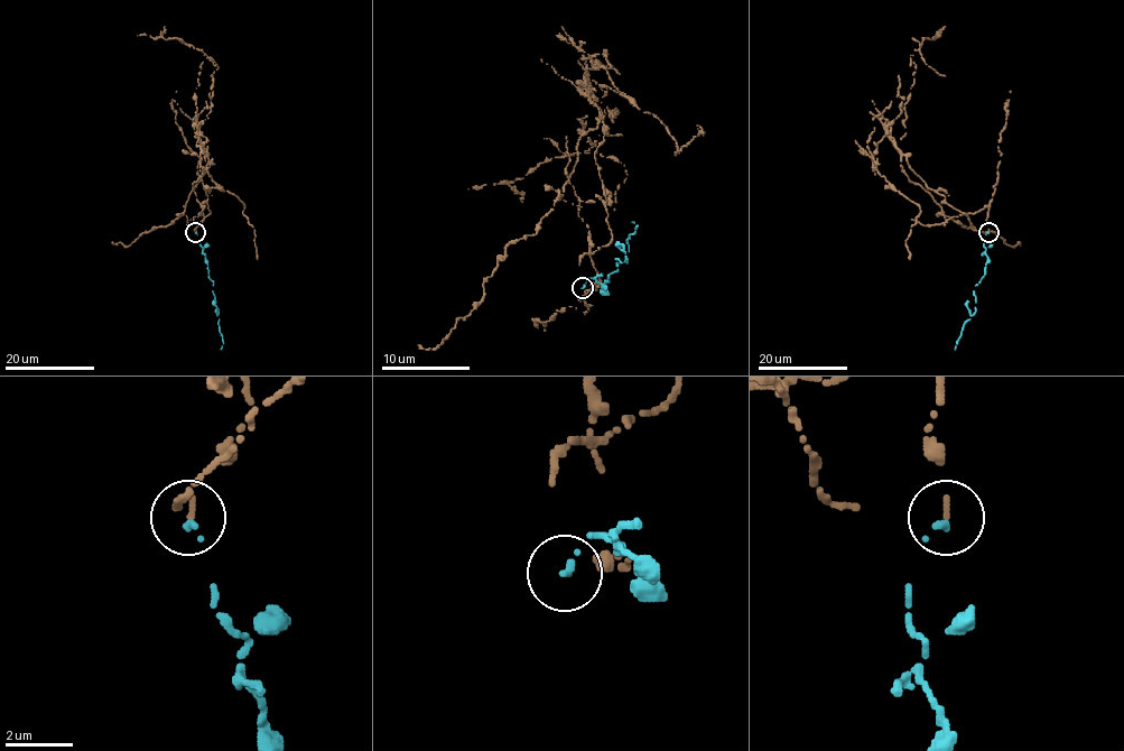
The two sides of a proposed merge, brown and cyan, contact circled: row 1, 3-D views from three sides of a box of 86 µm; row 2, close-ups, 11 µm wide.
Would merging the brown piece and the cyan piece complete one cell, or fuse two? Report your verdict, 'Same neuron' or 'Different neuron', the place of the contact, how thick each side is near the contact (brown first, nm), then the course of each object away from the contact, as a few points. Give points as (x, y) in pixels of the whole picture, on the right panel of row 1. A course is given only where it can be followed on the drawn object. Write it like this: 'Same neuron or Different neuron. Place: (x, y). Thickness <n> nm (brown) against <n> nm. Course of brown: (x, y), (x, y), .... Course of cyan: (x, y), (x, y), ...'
Different neuron. Place: (988, 232). Thickness 140 nm (brown) against 200 nm. Course of brown: (988, 231), (987, 206), (967, 218), (929, 188), (895, 146), (906, 132), (910, 57), (923, 38), (938, 35). Course of cyan: (988, 232), (983, 240), (987, 261), (975, 285), (975, 312), (964, 323), (955, 349)

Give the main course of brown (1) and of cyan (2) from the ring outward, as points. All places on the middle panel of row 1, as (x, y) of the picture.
1: (582, 288), (600, 286), (588, 249), (613, 238), (597, 107), (579, 132), (604, 139), (584, 153), (467, 189)
2: (582, 288), (588, 277), (602, 286), (616, 269), (616, 260), (628, 262), (625, 240), (637, 226), (632, 222)

